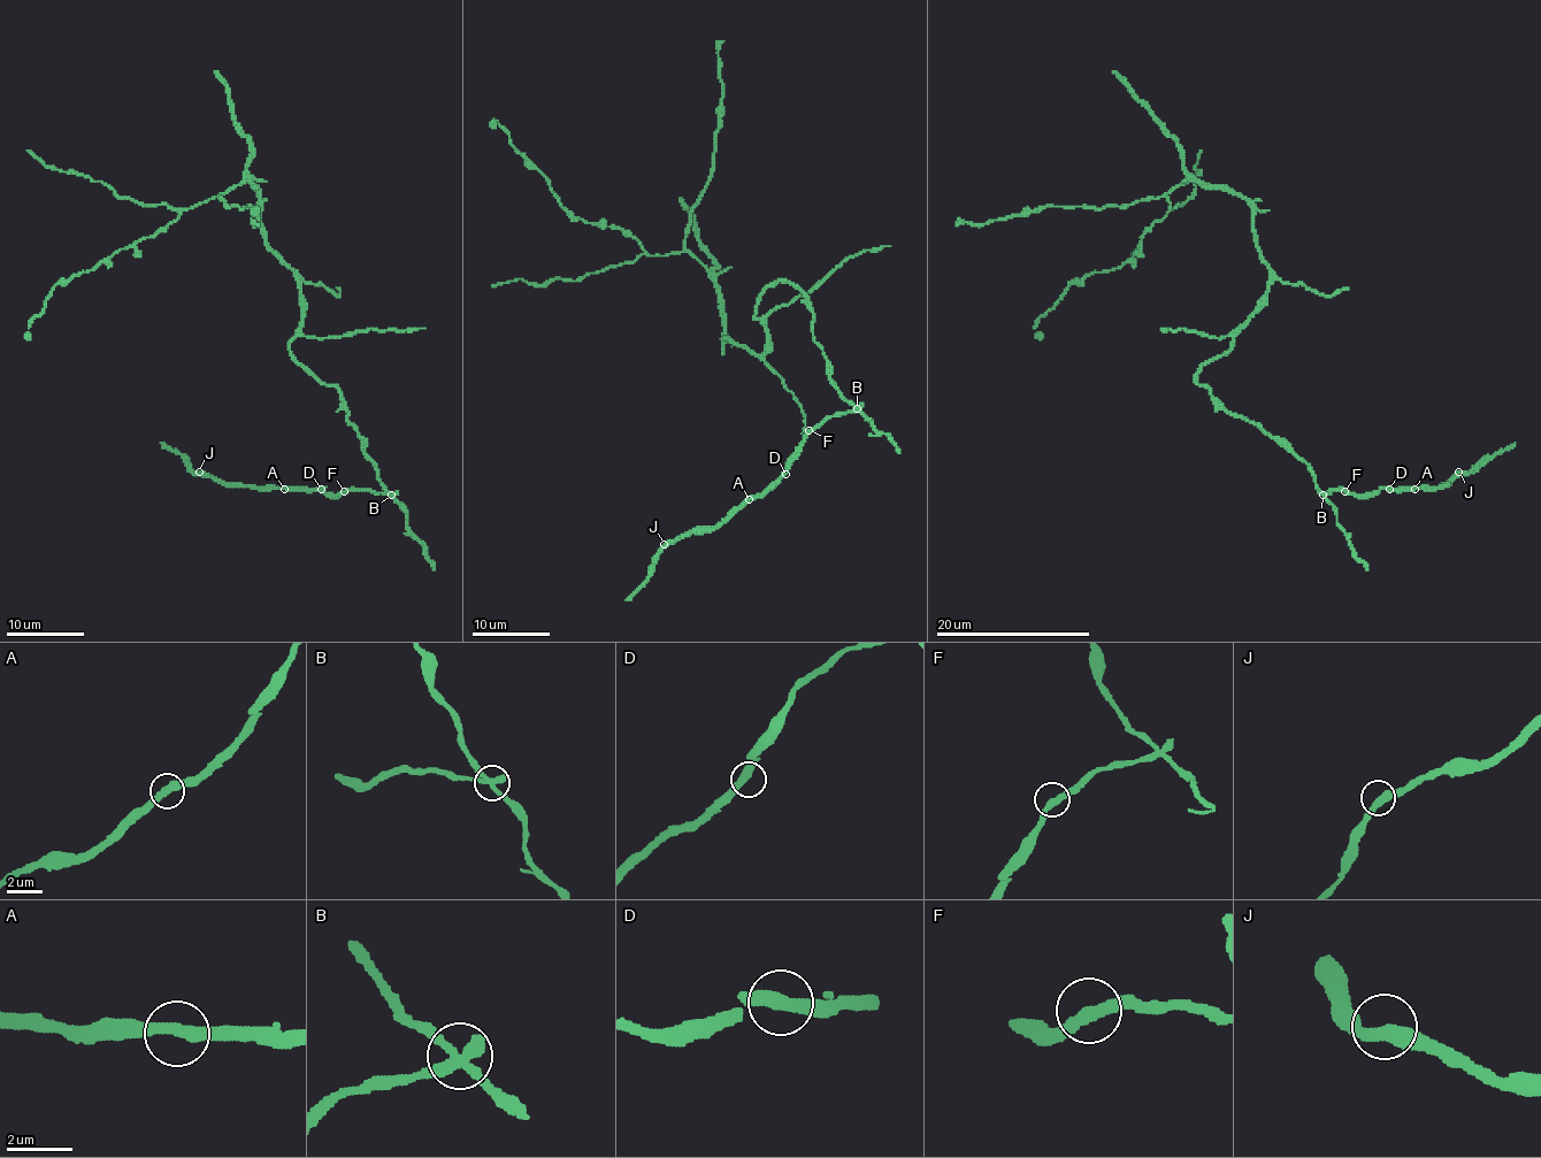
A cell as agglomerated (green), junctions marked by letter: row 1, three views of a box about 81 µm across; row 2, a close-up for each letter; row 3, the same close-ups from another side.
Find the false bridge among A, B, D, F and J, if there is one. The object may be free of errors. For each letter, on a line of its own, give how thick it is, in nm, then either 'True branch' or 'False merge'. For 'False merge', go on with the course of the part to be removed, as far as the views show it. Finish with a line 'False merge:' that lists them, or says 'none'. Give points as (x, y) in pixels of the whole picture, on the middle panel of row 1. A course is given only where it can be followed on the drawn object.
A: Thickness 400 nm. True branch
B: Thickness 340 nm. False merge. Course of the part to remove: (857, 408), (799, 290), (765, 290), (766, 343), (753, 354), (726, 337), (698, 261), (573, 217), (491, 125)
D: Thickness 340 nm. True branch
F: Thickness 360 nm. True branch
J: Thickness 420 nm. True branch
False merge: B

